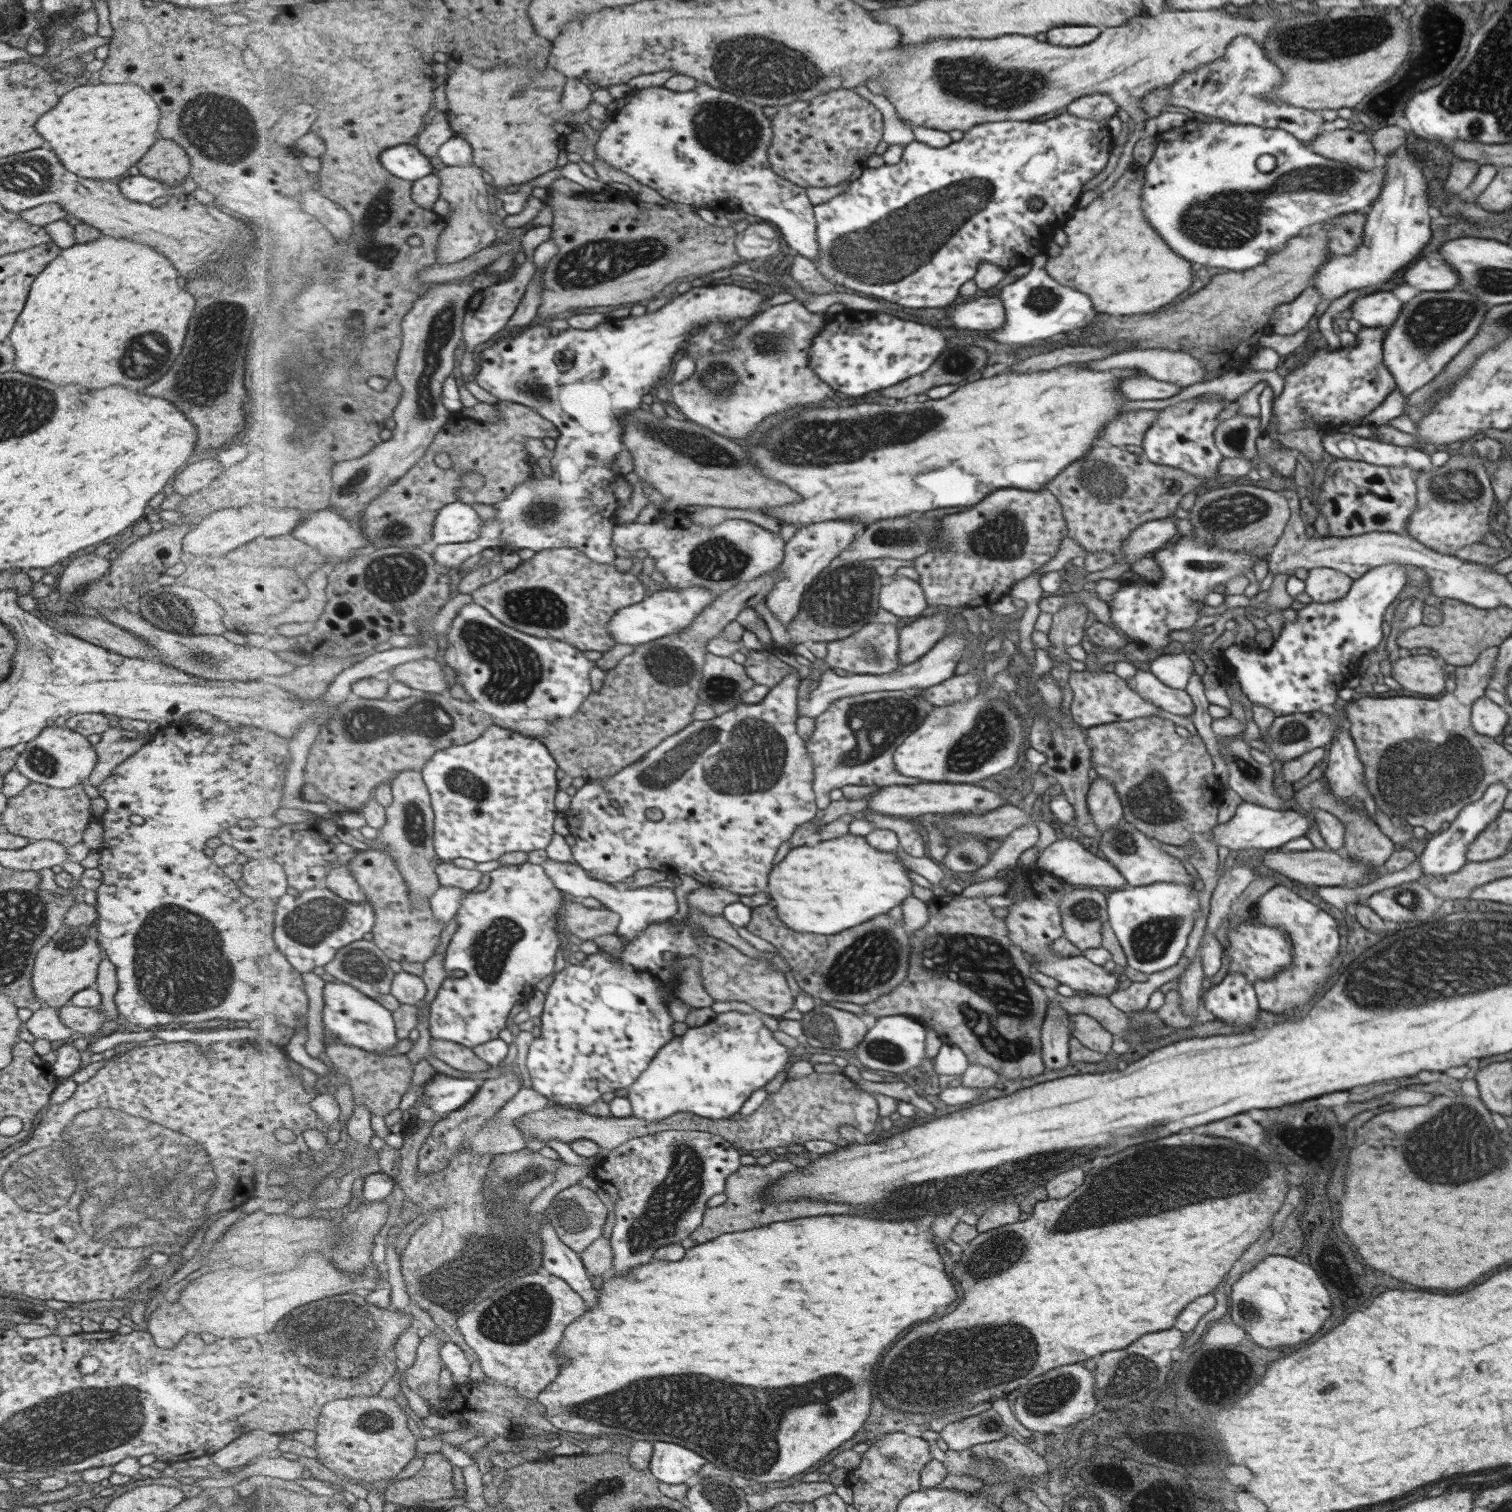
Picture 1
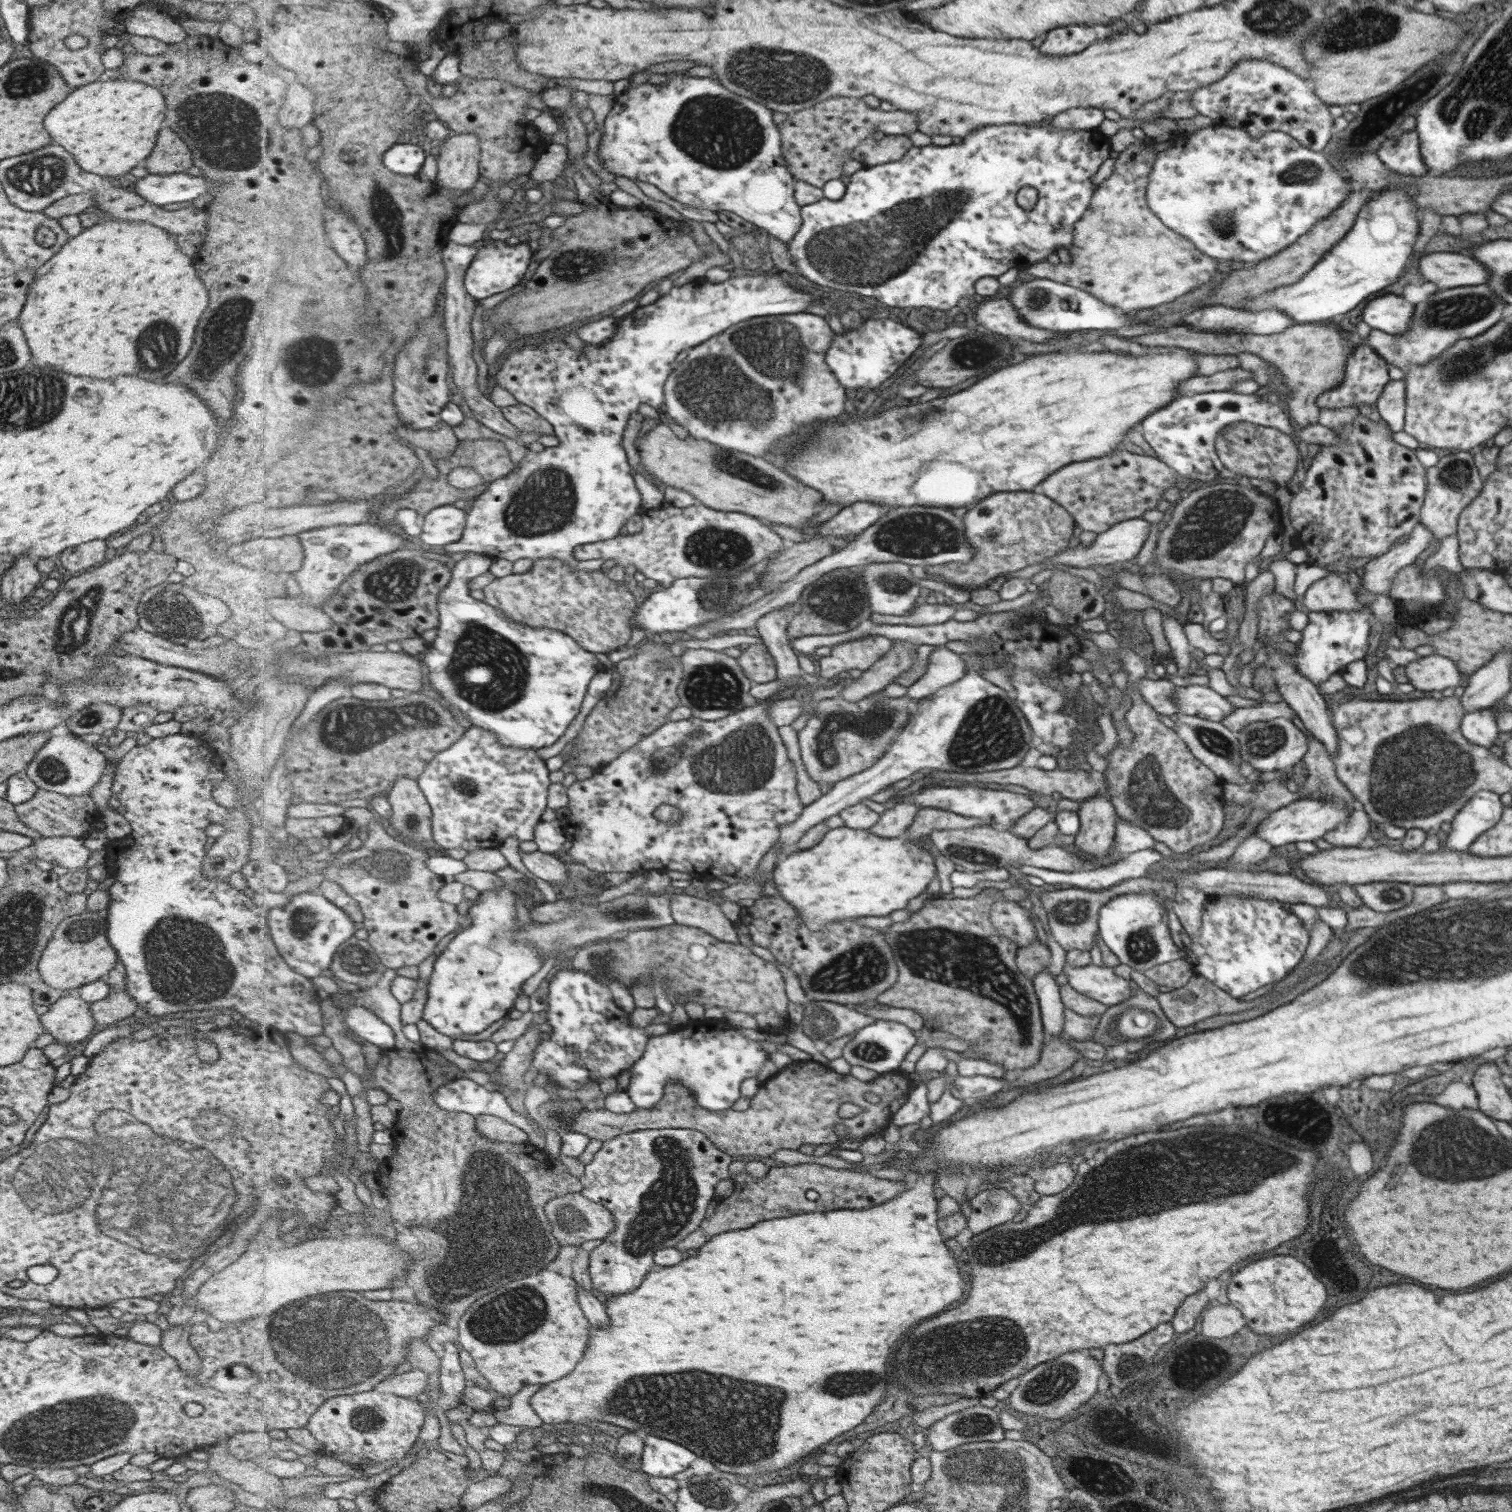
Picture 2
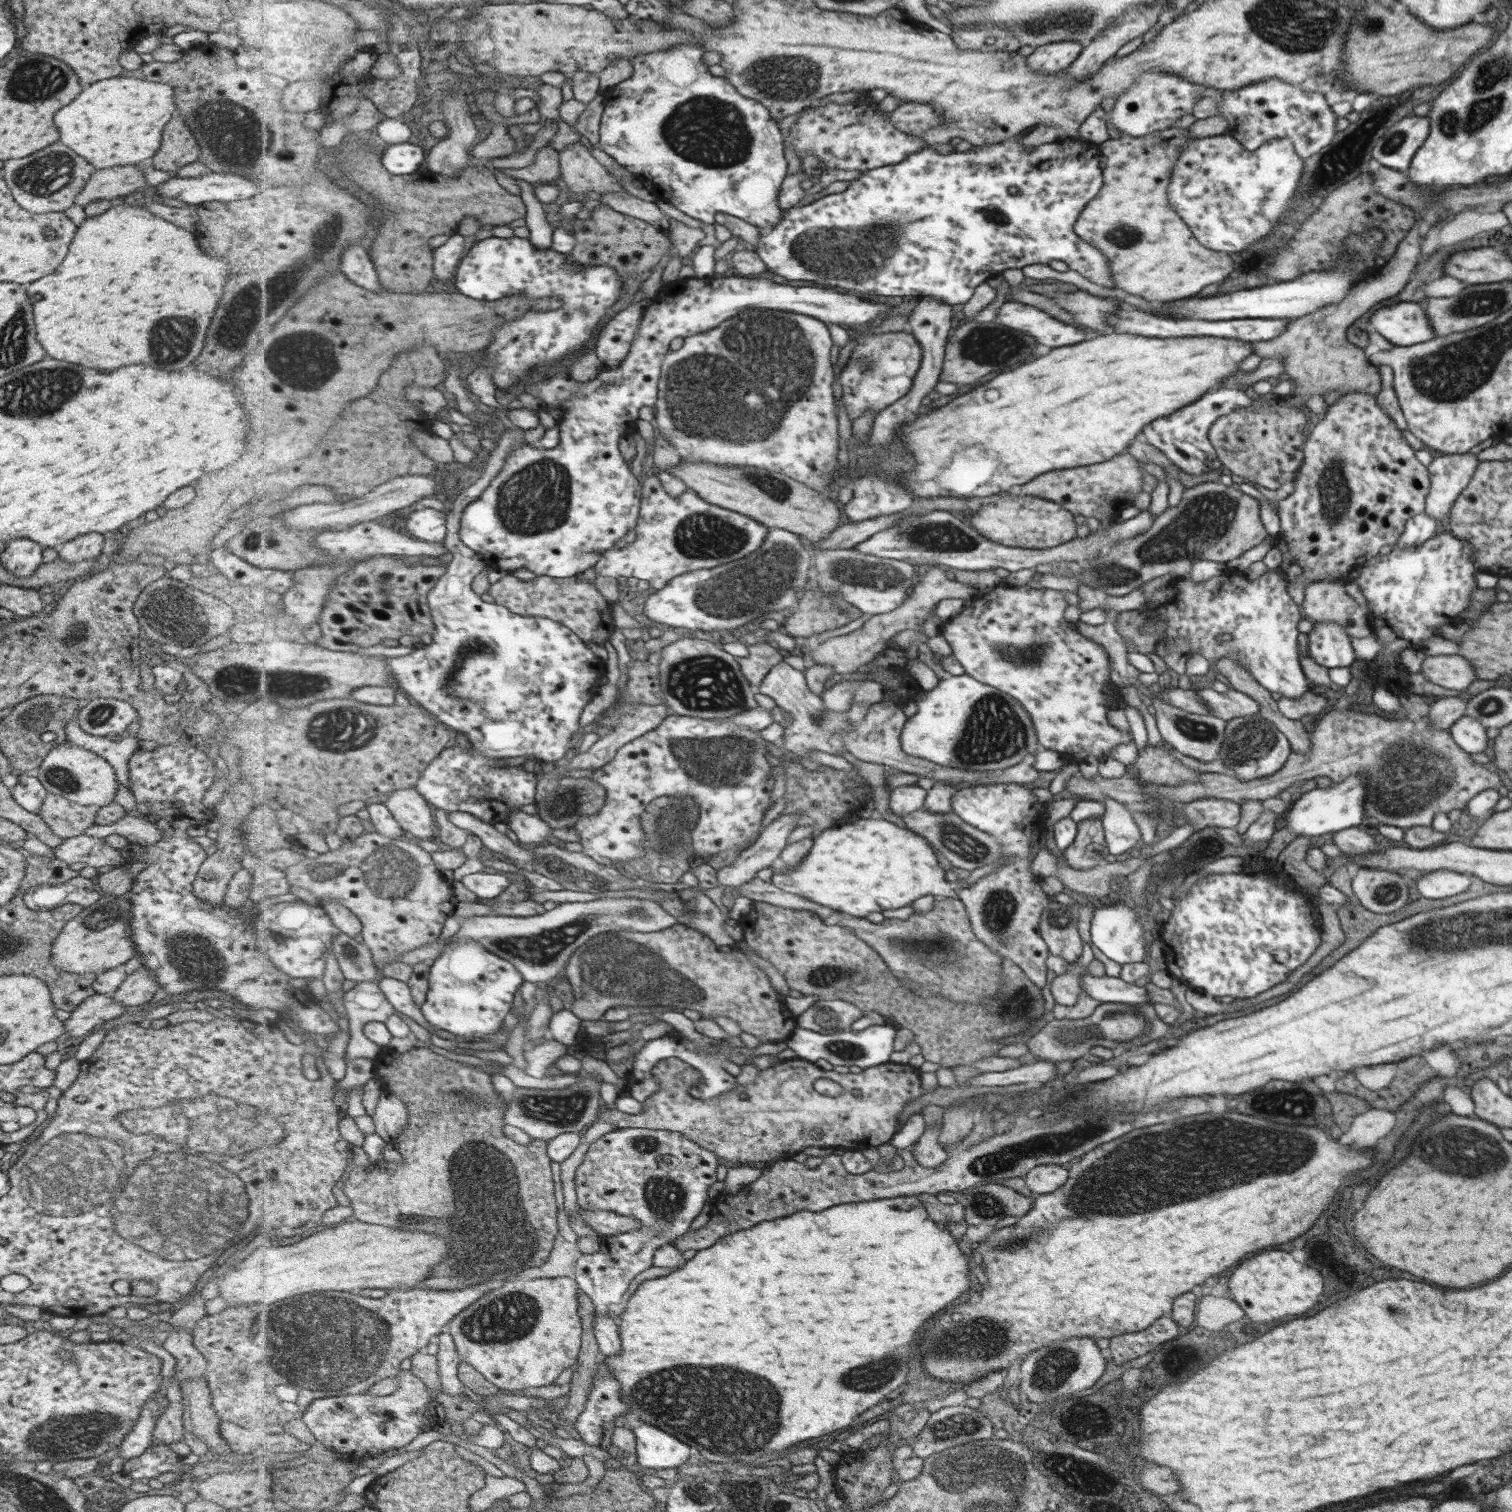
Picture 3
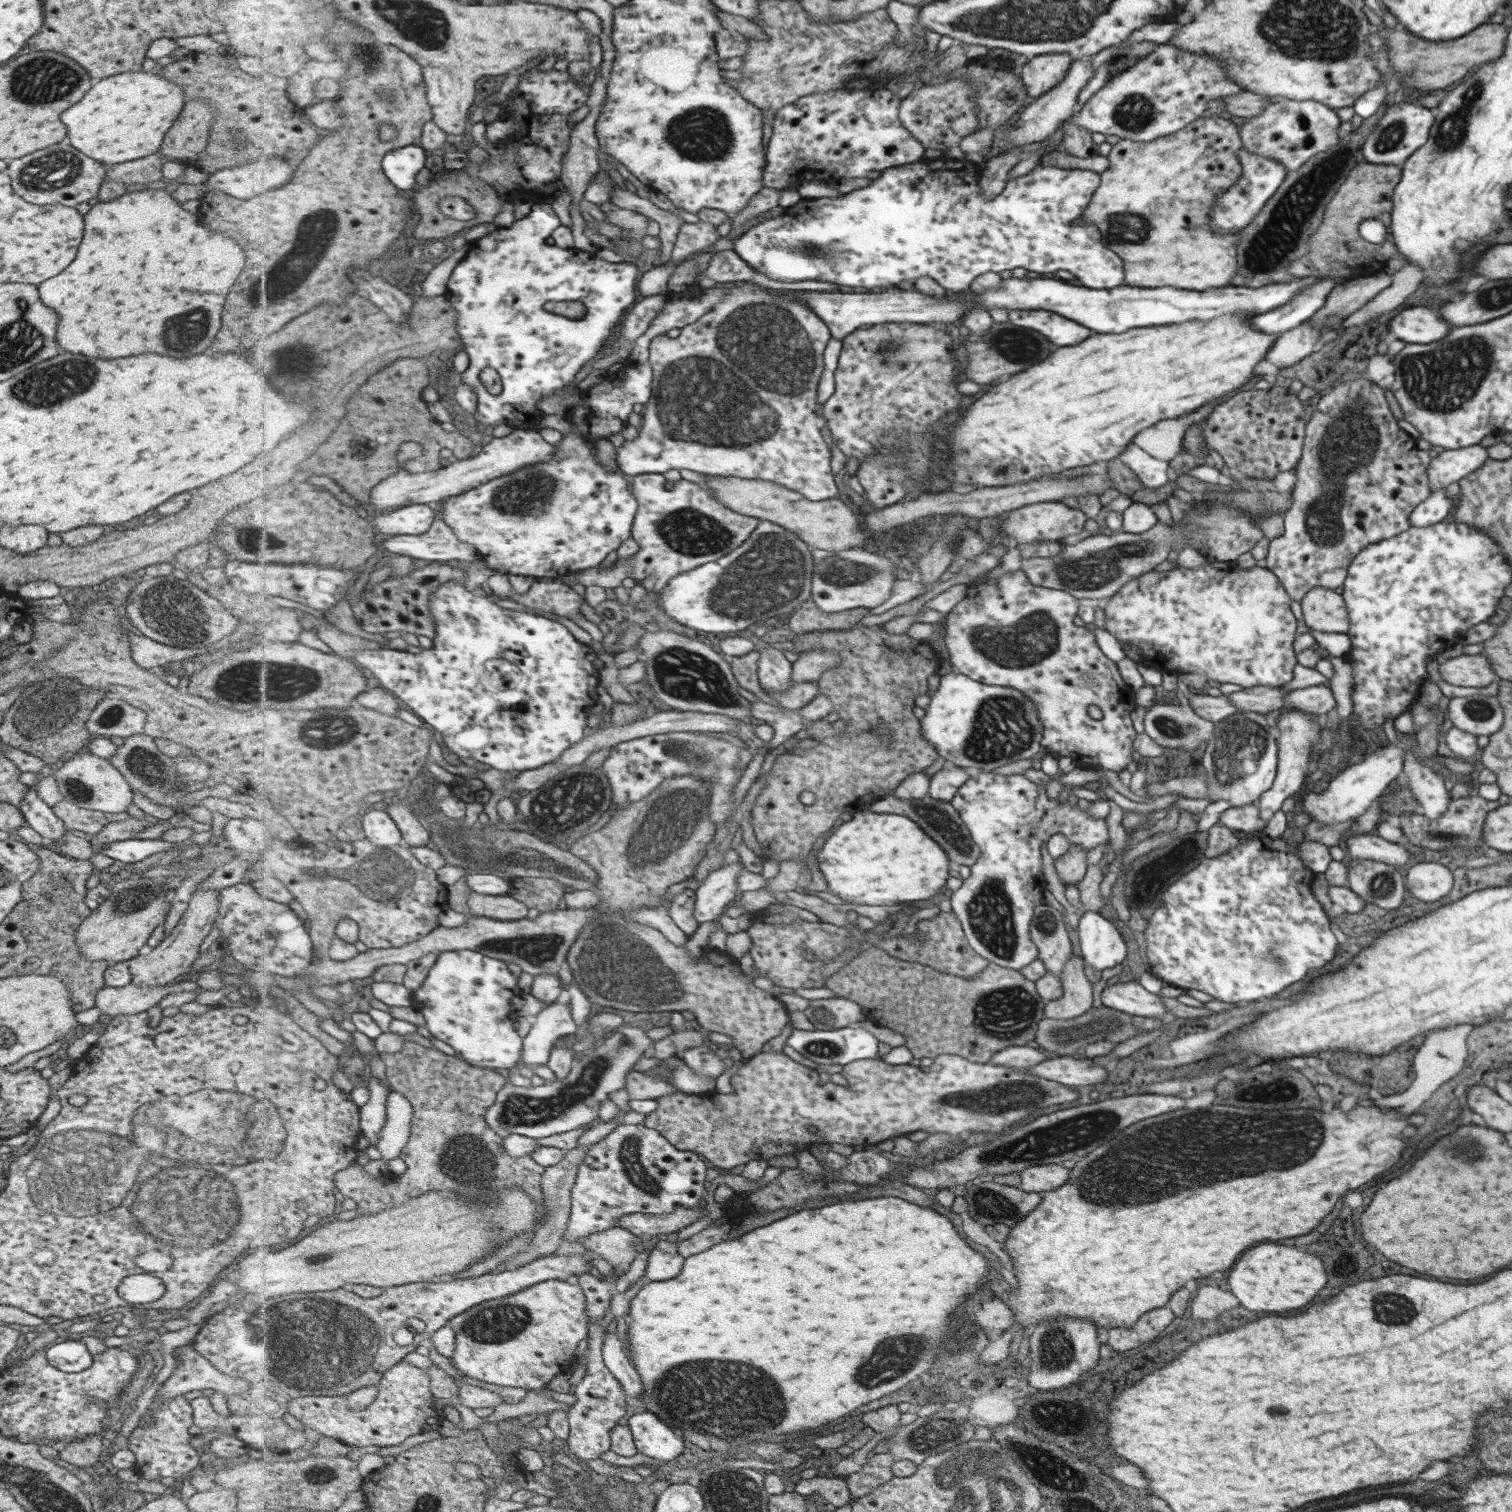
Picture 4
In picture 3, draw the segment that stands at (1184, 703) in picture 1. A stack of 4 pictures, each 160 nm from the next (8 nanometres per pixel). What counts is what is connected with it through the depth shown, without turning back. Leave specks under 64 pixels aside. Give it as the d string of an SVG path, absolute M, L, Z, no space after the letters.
M1212 688L1196 690L1200 699L1209 708L1212 715L1229 721L1242 716L1256 715L1259 712L1259 703L1246 693L1237 692L1232 688L1224 694L1215 692Z

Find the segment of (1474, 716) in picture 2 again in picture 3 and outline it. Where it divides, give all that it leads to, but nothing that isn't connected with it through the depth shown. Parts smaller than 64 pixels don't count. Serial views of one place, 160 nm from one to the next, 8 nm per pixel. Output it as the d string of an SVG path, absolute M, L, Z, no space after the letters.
M1461 716L1449 728L1456 744L1470 754L1483 752L1488 746L1487 728L1471 716Z

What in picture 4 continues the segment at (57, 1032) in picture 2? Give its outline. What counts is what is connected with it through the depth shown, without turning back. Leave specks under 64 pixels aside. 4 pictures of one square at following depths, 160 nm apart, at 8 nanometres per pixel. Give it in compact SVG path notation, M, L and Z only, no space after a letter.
M179 981L160 986L138 986L128 984L122 987L110 986L100 989L95 996L95 1007L108 1016L134 1015L157 1005L164 996L186 988Z

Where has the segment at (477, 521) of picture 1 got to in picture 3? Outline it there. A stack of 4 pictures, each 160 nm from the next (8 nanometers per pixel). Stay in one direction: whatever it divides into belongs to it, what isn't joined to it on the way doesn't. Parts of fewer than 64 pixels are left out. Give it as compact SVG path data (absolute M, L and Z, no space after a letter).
M434 508L417 509L400 527L404 532L428 542L446 542L449 514Z

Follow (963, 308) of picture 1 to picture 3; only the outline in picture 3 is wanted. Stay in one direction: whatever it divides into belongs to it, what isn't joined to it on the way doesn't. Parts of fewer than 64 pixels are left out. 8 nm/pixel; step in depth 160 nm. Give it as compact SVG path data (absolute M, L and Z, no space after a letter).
M1007 300L997 312L998 323L1004 328L1022 330L1040 344L1050 348L1084 342L1088 335L1079 325L1070 326L1034 306Z

